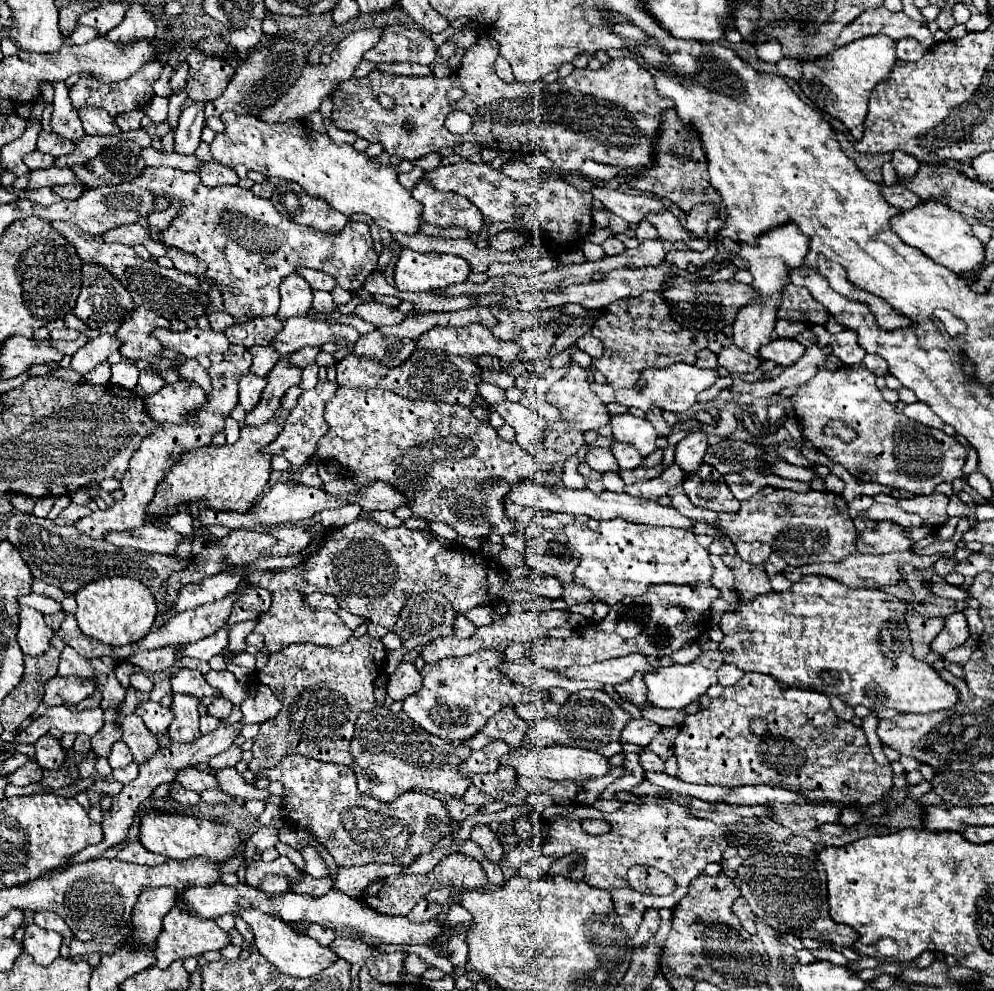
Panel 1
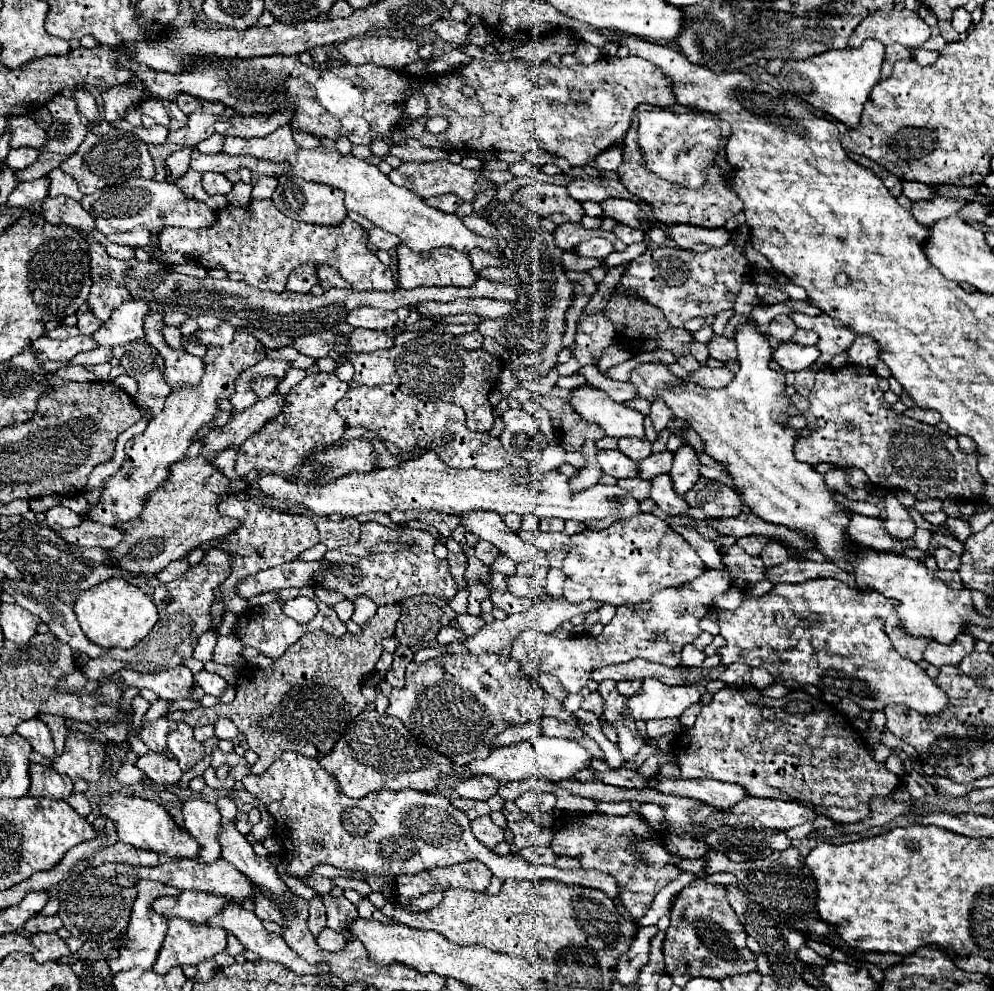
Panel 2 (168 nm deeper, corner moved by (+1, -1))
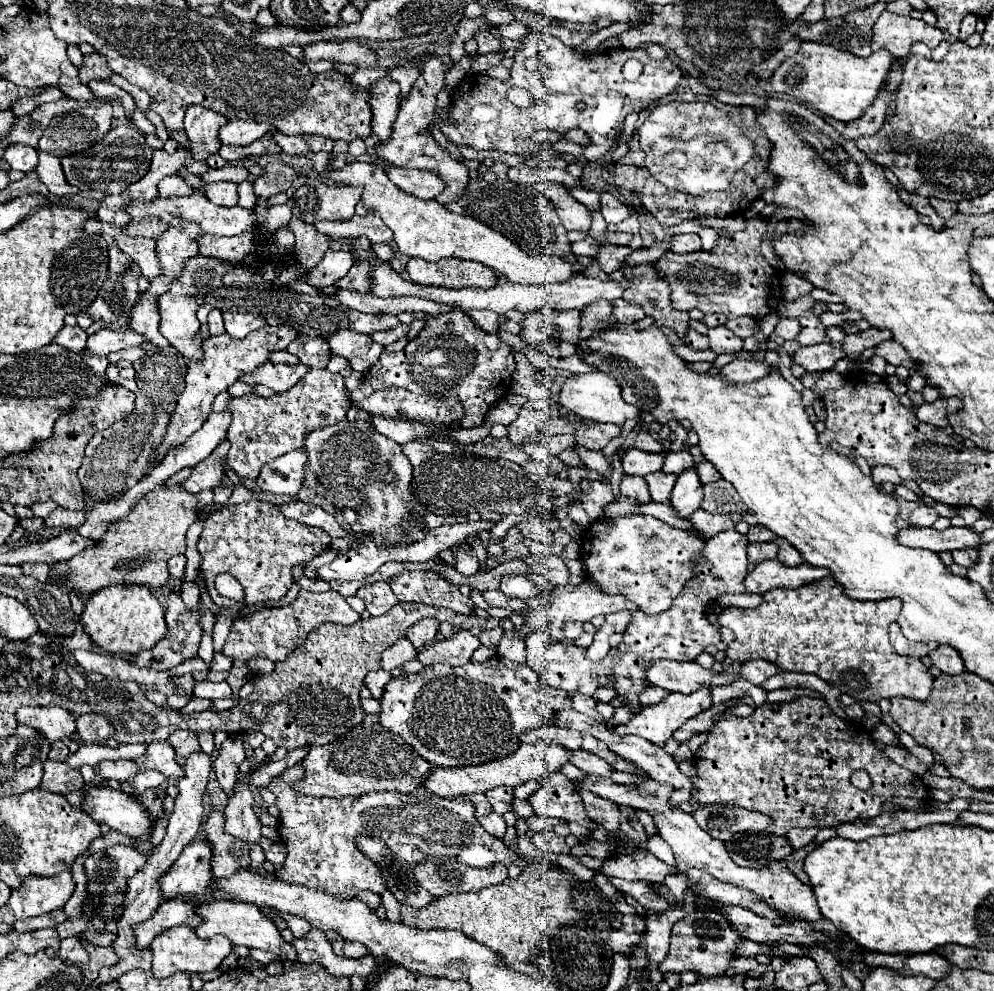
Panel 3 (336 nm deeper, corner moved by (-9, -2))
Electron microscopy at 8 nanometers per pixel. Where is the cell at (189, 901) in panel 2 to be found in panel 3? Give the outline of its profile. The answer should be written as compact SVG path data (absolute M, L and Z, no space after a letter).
M179 898L161 902L157 912L149 920L135 924L135 946L139 950L149 948L149 944L153 942L155 936L159 936L161 932L165 932L173 926L185 924L185 926L197 928L201 924L201 918L195 914L197 904L199 902L185 902Z

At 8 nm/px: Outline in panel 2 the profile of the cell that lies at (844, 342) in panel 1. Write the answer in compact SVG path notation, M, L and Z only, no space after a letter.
M859 335L847 349L847 355L857 365L875 367L875 363L879 361L879 345L869 335Z

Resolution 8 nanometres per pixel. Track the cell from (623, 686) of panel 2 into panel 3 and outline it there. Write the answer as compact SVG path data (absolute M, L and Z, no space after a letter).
M649 686L645 692L639 694L639 702L641 706L651 706L651 704L659 704L659 700L663 700L669 692L665 692L663 688L657 686Z

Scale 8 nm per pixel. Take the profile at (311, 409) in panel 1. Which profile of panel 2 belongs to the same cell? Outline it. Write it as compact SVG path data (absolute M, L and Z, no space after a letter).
M311 373L299 385L291 389L285 399L283 411L277 419L269 421L261 431L253 433L243 445L235 461L235 471L247 475L249 471L269 471L269 473L289 473L303 463L303 459L317 447L333 445L341 439L345 431L343 417L335 411L335 403L343 399L349 383L339 381L335 373Z

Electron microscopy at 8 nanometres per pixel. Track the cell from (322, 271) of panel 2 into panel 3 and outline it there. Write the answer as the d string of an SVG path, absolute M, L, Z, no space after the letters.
M369 260L355 262L353 268L347 272L347 276L343 276L335 286L345 288L345 290L367 292L367 290L371 290L371 272L373 272L373 266Z

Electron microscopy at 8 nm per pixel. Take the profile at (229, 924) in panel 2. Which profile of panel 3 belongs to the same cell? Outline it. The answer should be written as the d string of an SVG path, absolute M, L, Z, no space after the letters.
M211 900L211 902L203 902L197 906L197 916L201 916L201 924L195 928L197 936L201 938L211 938L215 934L221 934L225 938L229 938L233 942L233 946L247 946L247 948L261 948L261 950L269 950L275 954L283 954L289 960L295 960L295 950L291 944L283 942L277 926L273 924L273 920L265 918L261 914L261 910L255 904L247 904L247 902L237 902L237 900Z

